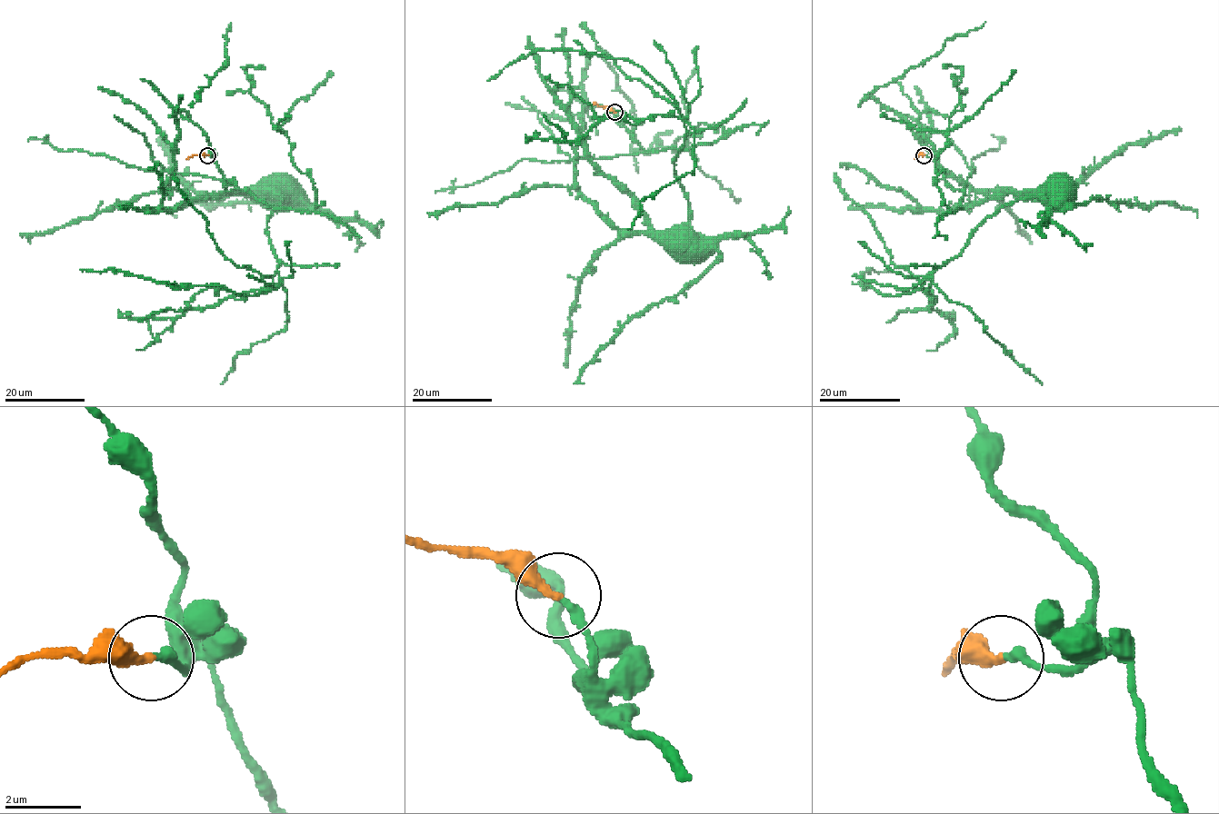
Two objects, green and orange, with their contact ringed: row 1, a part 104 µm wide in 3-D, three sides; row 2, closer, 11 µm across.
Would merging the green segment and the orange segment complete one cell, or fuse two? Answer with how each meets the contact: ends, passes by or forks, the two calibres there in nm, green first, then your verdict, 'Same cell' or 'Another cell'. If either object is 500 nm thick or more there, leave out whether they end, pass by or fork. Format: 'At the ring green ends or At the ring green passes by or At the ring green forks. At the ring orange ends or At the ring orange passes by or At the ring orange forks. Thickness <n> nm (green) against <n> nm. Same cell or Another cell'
At the ring green ends. At the ring orange ends. Thickness 260 nm (green) against 280 nm. Same cell

